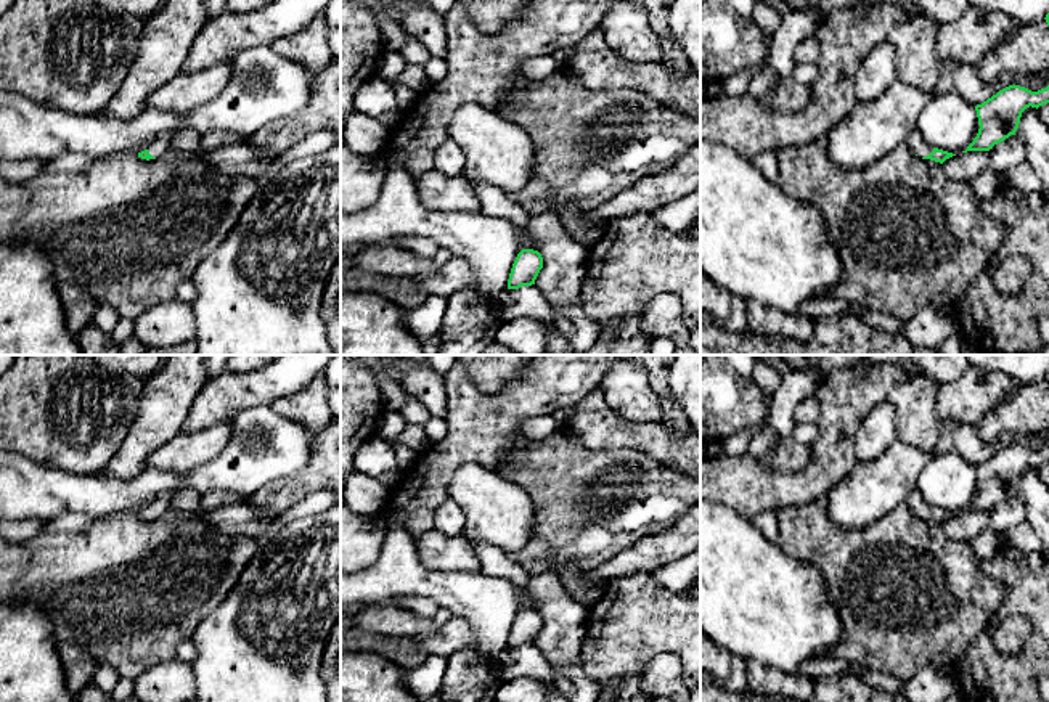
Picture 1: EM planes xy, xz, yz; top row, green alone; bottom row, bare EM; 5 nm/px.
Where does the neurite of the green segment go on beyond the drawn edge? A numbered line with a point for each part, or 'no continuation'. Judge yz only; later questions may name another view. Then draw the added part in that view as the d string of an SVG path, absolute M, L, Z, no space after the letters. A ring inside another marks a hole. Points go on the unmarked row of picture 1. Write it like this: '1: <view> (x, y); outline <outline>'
1: yz (914, 502); outline M917 488L912 490L903 503L908 506L911 512L917 514L919 517L925 517L933 511L933 508L930 508L924 501L924 496Z

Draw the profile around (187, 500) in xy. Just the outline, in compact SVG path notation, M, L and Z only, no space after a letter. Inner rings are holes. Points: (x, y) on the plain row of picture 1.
M178 492L172 496L170 506L178 511L194 512L201 509L201 496L196 492Z

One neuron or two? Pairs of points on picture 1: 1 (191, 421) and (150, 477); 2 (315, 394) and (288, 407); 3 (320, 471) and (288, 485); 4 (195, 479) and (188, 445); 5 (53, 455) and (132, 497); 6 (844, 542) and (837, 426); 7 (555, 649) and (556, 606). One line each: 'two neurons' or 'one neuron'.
1: two neurons
2: one neuron
3: one neuron
4: two neurons
5: two neurons
6: two neurons
7: one neuron

